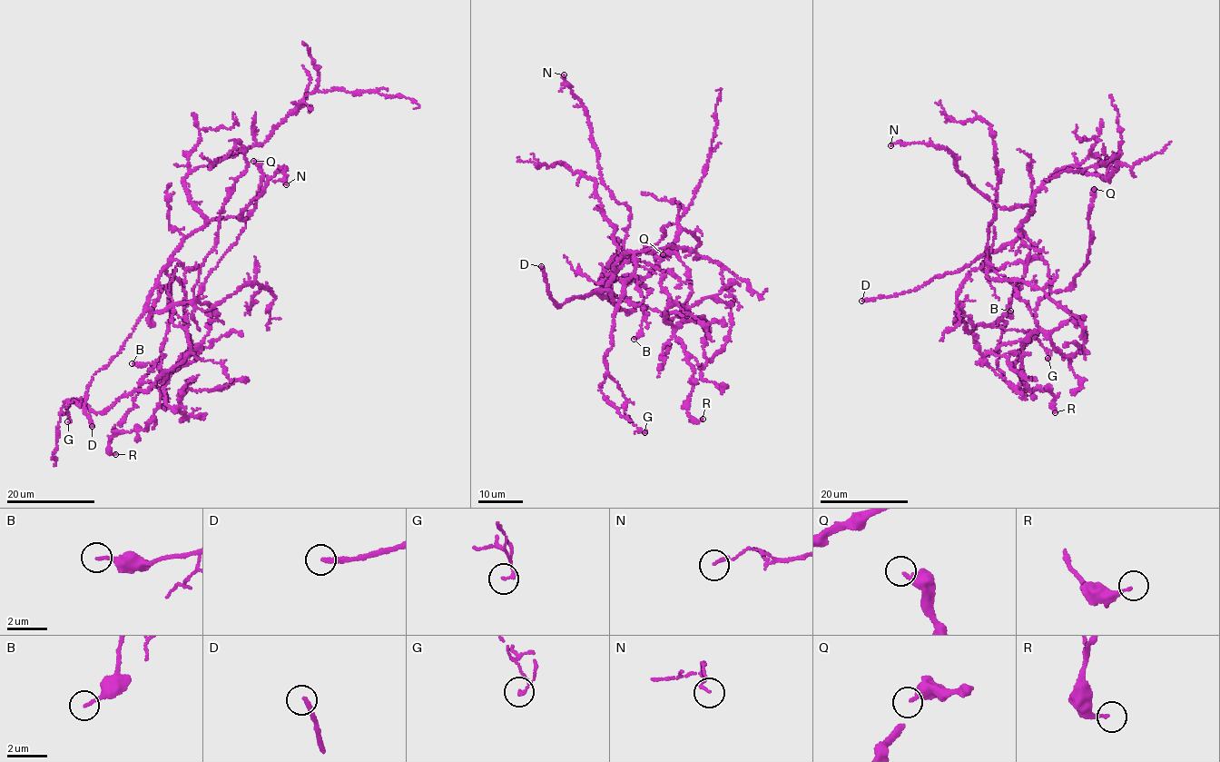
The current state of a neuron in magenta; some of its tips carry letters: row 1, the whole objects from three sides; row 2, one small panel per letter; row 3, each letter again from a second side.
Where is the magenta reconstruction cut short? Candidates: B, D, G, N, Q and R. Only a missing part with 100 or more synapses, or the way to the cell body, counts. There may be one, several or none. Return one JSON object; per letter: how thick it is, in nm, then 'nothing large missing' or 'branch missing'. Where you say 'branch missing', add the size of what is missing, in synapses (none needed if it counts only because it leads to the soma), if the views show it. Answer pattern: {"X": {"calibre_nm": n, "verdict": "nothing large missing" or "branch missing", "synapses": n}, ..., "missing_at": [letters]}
{"B": {"calibre_nm": 150, "verdict": "nothing large missing"}, "D": {"calibre_nm": 240, "verdict": "branch missing"}, "G": {"calibre_nm": 110, "verdict": "nothing large missing"}, "N": {"calibre_nm": 110, "verdict": "nothing large missing"}, "Q": {"calibre_nm": 360, "verdict": "nothing large missing"}, "R": {"calibre_nm": 180, "verdict": "nothing large missing"}, "missing_at": ["D"]}

